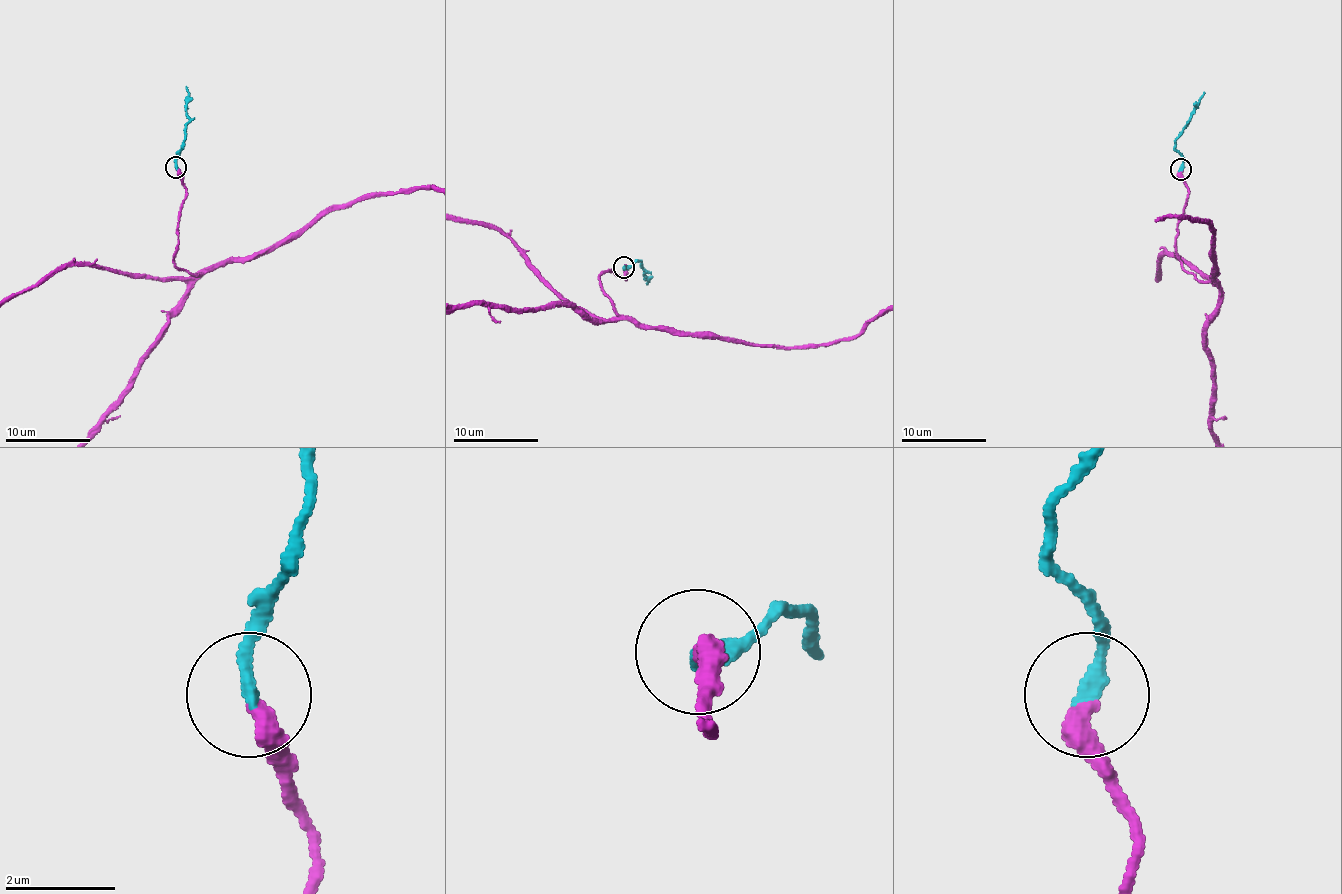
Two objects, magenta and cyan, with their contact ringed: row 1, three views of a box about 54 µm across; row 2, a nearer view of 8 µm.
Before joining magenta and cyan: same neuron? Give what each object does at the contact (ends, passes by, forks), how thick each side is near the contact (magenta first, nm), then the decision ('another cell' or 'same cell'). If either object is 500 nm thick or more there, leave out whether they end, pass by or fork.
magenta ends there; cyan ends there; 400 nm thick on the magenta side, 280 nm on the other; same cell

